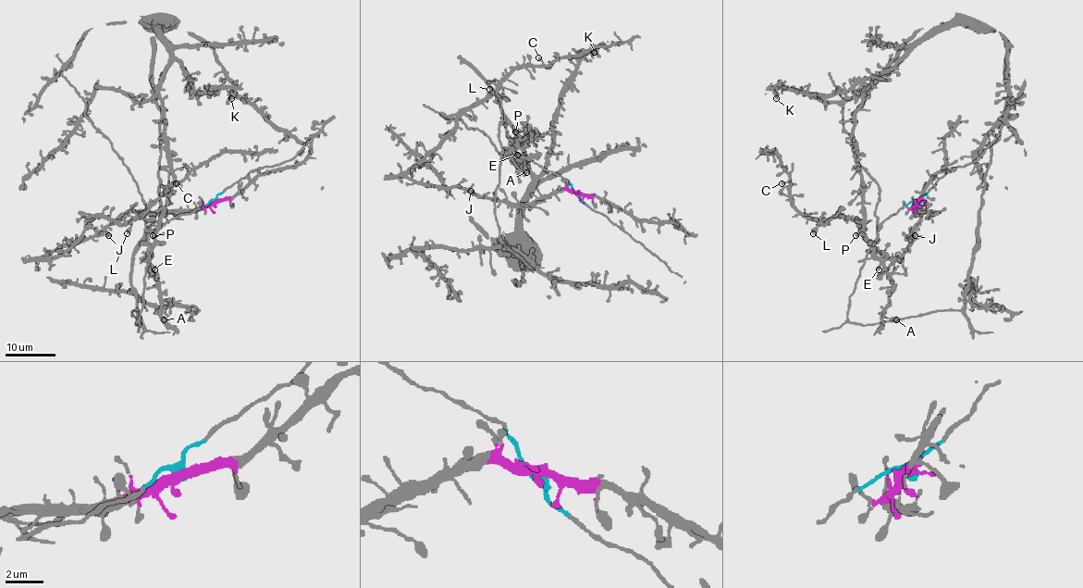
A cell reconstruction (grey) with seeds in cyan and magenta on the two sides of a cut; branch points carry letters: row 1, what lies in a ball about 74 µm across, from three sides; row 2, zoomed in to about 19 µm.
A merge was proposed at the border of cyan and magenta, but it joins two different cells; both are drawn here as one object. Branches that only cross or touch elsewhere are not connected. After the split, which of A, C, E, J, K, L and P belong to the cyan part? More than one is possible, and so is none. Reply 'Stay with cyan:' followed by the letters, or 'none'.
Stay with cyan: A, E, K, P

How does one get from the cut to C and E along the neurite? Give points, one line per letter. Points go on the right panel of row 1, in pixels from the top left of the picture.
C: (916, 202), (927, 212), (893, 258), (853, 220), (809, 219), (781, 183)
E: (916, 201), (899, 209), (878, 228), (877, 240), (873, 243), (874, 257), (880, 262), (878, 269)

